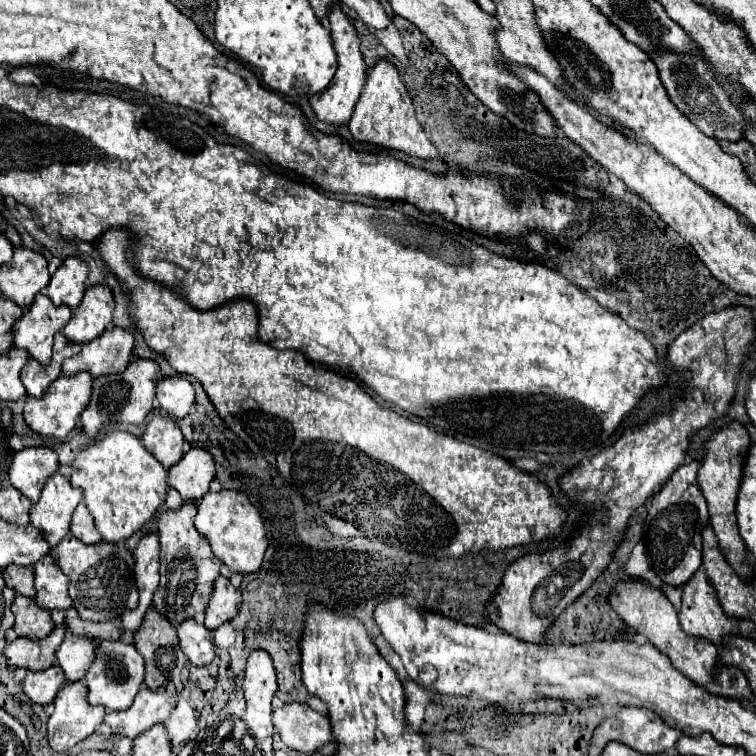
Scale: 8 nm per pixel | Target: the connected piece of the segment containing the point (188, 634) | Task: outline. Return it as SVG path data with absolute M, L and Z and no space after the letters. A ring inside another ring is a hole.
M186 620L184 624L180 624L178 640L180 640L180 650L194 666L206 666L216 656L212 632L204 628L204 624L198 624L196 620Z

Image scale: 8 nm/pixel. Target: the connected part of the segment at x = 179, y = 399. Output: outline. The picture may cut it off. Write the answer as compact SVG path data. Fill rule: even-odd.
M172 376L156 384L156 402L174 418L184 418L194 402L194 388L188 378Z

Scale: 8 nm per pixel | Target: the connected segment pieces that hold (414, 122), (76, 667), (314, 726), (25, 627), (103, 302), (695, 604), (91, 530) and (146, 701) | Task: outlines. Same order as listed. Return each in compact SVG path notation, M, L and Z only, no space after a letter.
M380 60L370 70L370 76L366 78L366 84L362 88L362 96L354 108L354 114L352 114L352 120L348 122L348 128L354 136L354 140L358 140L358 142L400 150L404 154L410 154L410 156L416 156L422 160L438 158L436 148L432 146L422 124L416 118L412 98L408 96L408 90L400 80L398 70L386 60Z
M66 636L56 650L56 662L64 670L66 682L84 680L88 664L92 664L92 652L96 642L82 636Z
M286 704L272 712L282 742L298 752L312 754L332 740L330 720L308 704Z
M16 596L12 604L12 612L16 616L14 632L24 638L46 638L54 630L54 622L48 610L42 610L34 604L32 598Z
M104 284L90 286L84 292L80 306L74 308L72 320L66 324L62 334L76 344L86 344L98 338L108 328L108 324L112 322L112 312L114 312L112 290Z
M702 570L694 572L694 576L682 586L682 590L684 592L682 592L682 608L680 608L680 626L684 628L686 634L706 638L712 644L720 646L722 638L726 634L742 634L742 626L750 626L750 630L752 630L754 624L750 620L738 620L738 618L730 618L728 614L724 614L724 610L718 604L714 588L710 586L710 582Z
M80 504L72 516L72 524L70 524L70 532L82 540L84 544L96 544L100 542L100 534L96 532L92 514L88 512L88 508L84 508L84 504Z
M168 684L168 688L160 692L150 692L146 686L142 686L128 710L108 712L104 716L104 722L112 728L112 734L136 738L154 724L168 720L176 702L178 694L172 684Z

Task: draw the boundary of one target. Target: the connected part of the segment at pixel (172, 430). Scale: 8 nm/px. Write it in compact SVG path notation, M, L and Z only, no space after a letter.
M154 416L142 436L144 448L166 468L170 470L184 456L184 436L168 416Z

